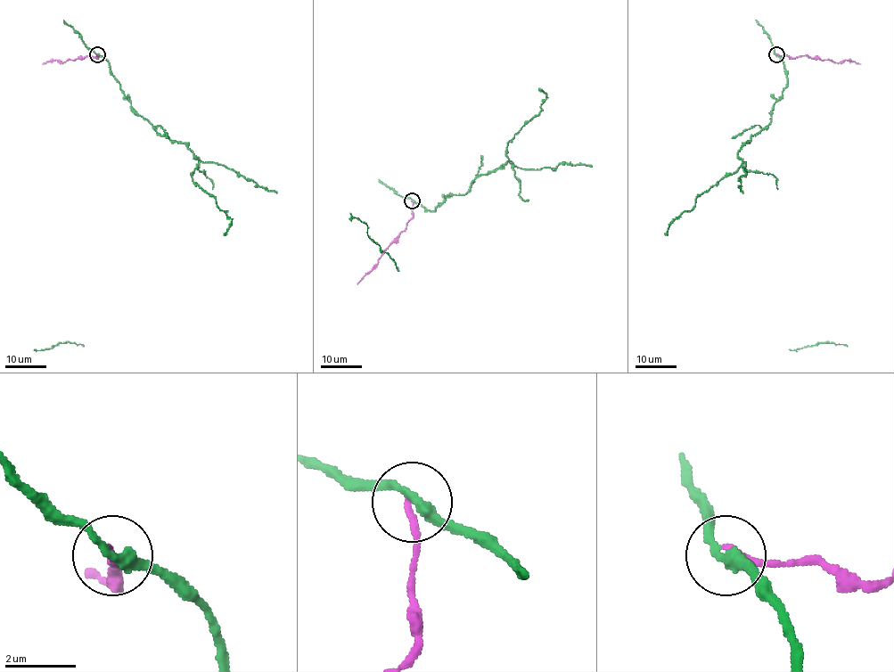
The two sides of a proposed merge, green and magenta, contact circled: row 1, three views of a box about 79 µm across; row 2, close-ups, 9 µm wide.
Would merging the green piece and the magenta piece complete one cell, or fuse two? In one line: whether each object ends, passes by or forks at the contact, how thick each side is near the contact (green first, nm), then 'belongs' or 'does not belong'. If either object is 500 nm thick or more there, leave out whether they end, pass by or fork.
green passes by; magenta ends; calibres 280 and 190 nm; does not belong

